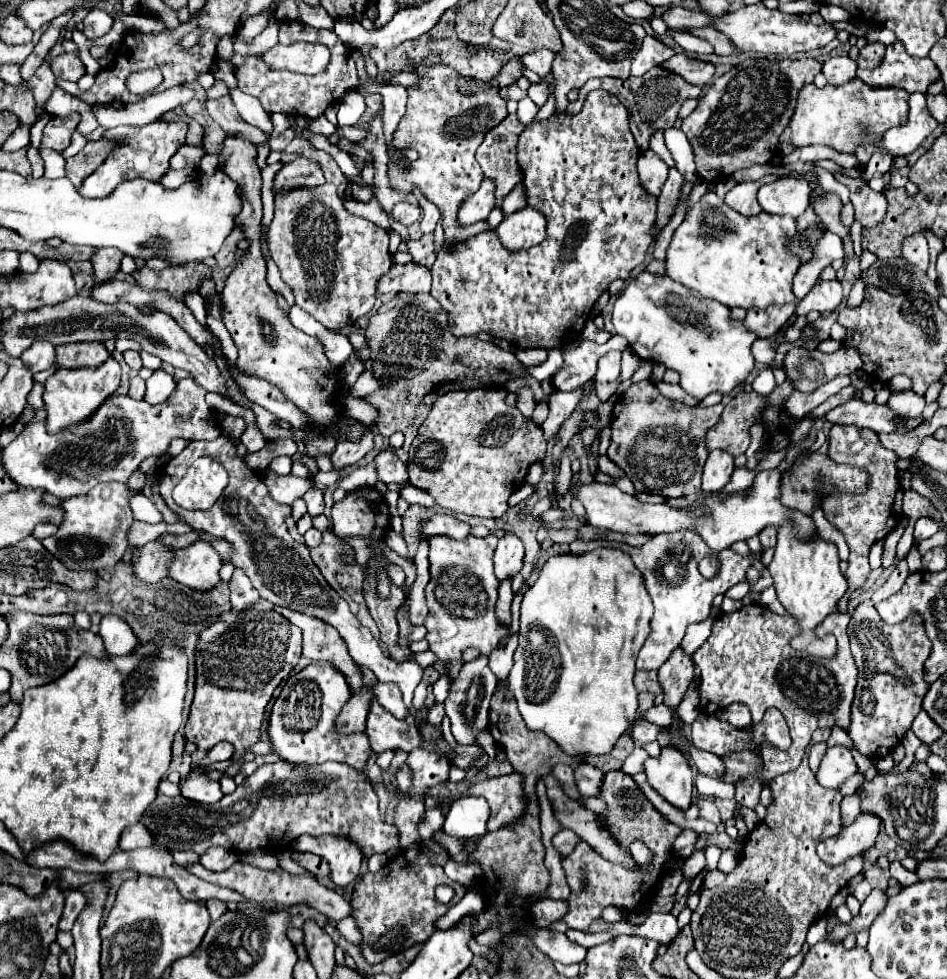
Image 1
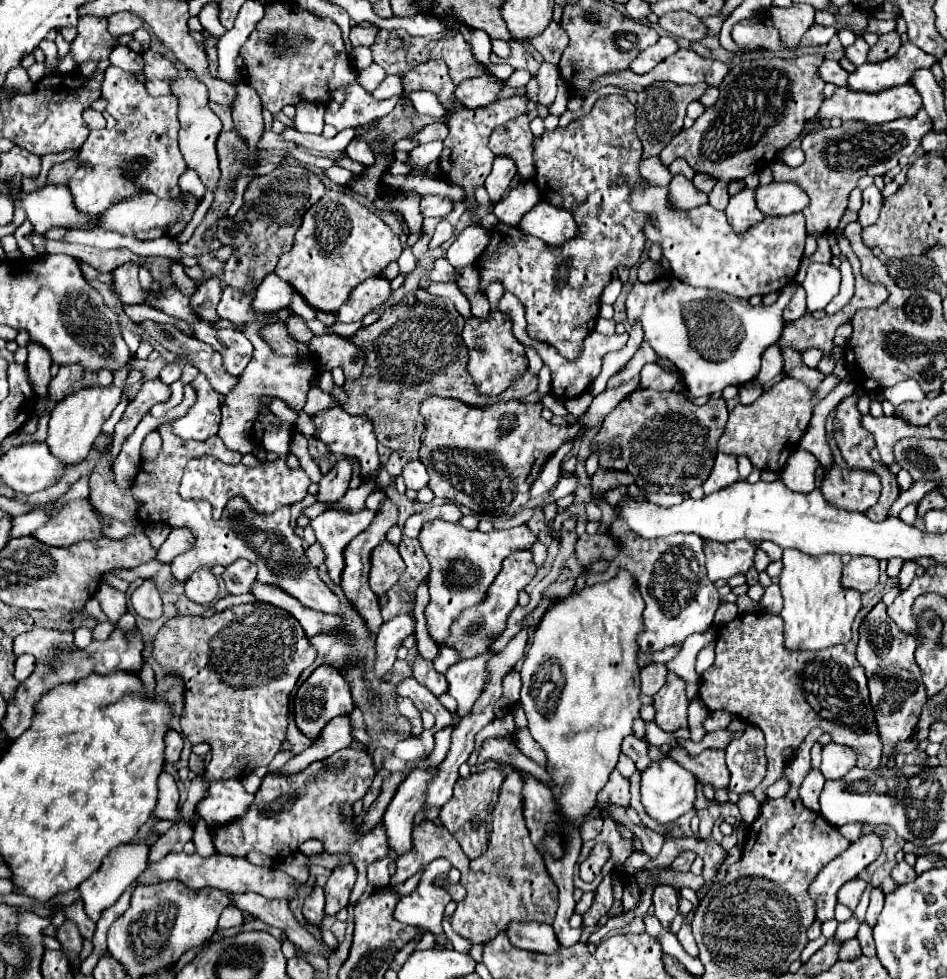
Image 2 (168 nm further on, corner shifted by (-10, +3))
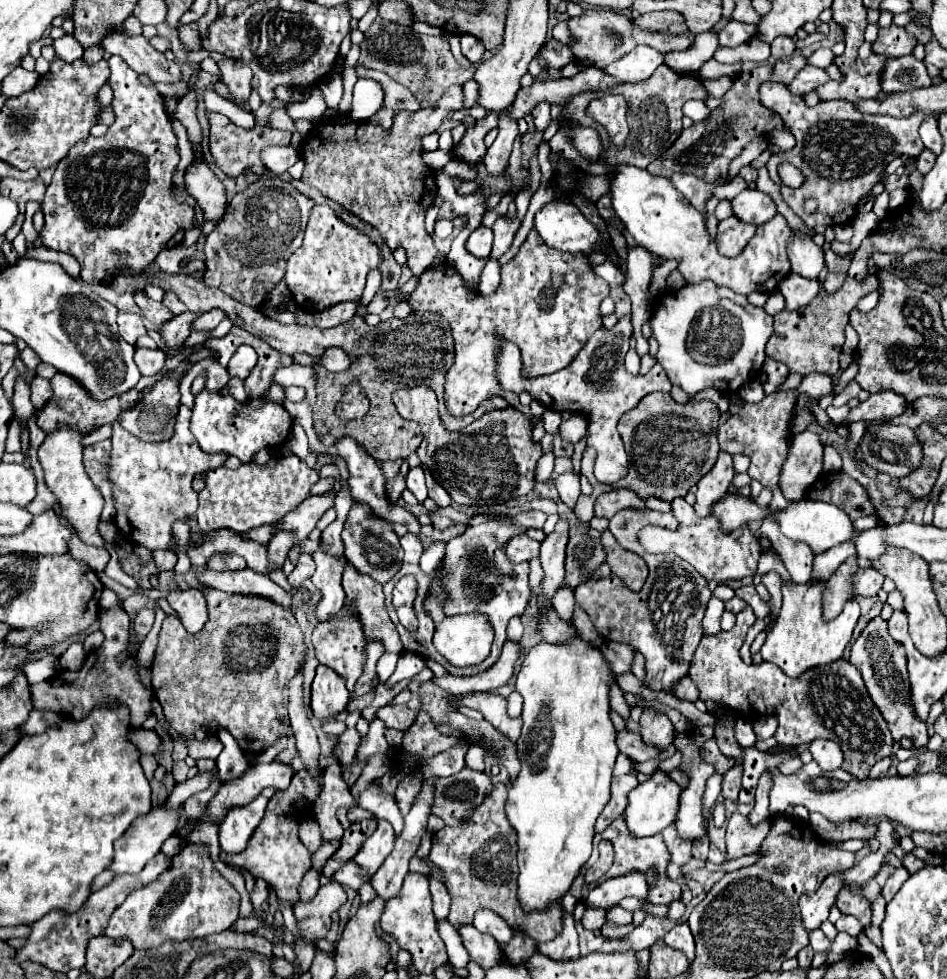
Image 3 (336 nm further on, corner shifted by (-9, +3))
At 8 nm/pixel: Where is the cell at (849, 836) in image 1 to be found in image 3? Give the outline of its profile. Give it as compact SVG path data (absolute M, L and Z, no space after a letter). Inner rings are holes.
M833 874L831 878L825 878L819 890L811 896L799 898L799 910L801 910L801 922L805 930L815 930L821 926L821 922L827 920L829 908L835 904L835 896L843 888L841 874Z

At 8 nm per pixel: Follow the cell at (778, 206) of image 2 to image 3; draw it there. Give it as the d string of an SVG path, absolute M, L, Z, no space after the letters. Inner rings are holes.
M747 188L737 198L733 198L731 210L733 210L733 216L739 218L741 222L755 224L755 226L765 224L777 214L773 200L767 194L753 188Z

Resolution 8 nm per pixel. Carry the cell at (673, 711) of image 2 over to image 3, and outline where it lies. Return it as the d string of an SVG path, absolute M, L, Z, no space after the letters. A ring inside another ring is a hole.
M647 708L639 720L639 734L645 744L655 746L657 750L665 750L673 742L675 728L665 714Z

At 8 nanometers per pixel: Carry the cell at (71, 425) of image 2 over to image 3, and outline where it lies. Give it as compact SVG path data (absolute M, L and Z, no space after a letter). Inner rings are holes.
M57 430L55 434L47 434L45 442L39 448L39 462L45 472L45 486L55 494L55 500L63 512L63 516L69 520L69 524L75 528L81 542L95 548L105 548L105 540L99 534L99 518L103 510L103 496L99 488L91 482L83 468L83 446L81 446L83 434L75 434L73 430Z

